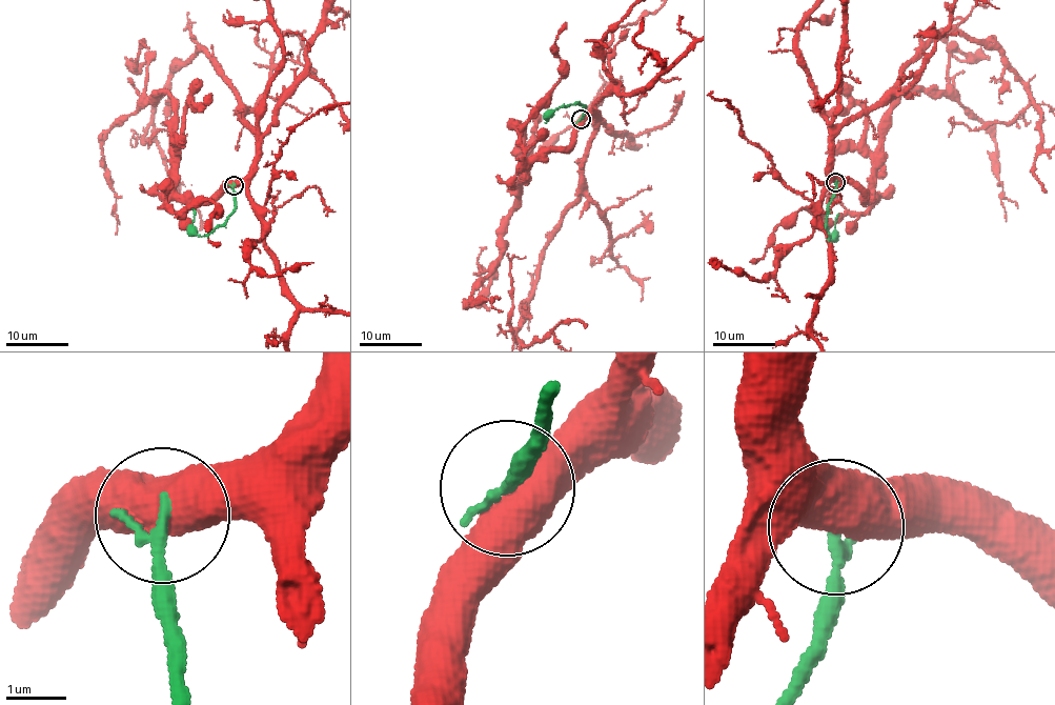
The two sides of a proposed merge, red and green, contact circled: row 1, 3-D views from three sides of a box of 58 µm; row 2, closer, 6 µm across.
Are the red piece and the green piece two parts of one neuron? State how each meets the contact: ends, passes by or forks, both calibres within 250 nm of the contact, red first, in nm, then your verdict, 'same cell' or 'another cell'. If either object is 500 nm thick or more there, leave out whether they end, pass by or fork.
550/220 nm | another cell

